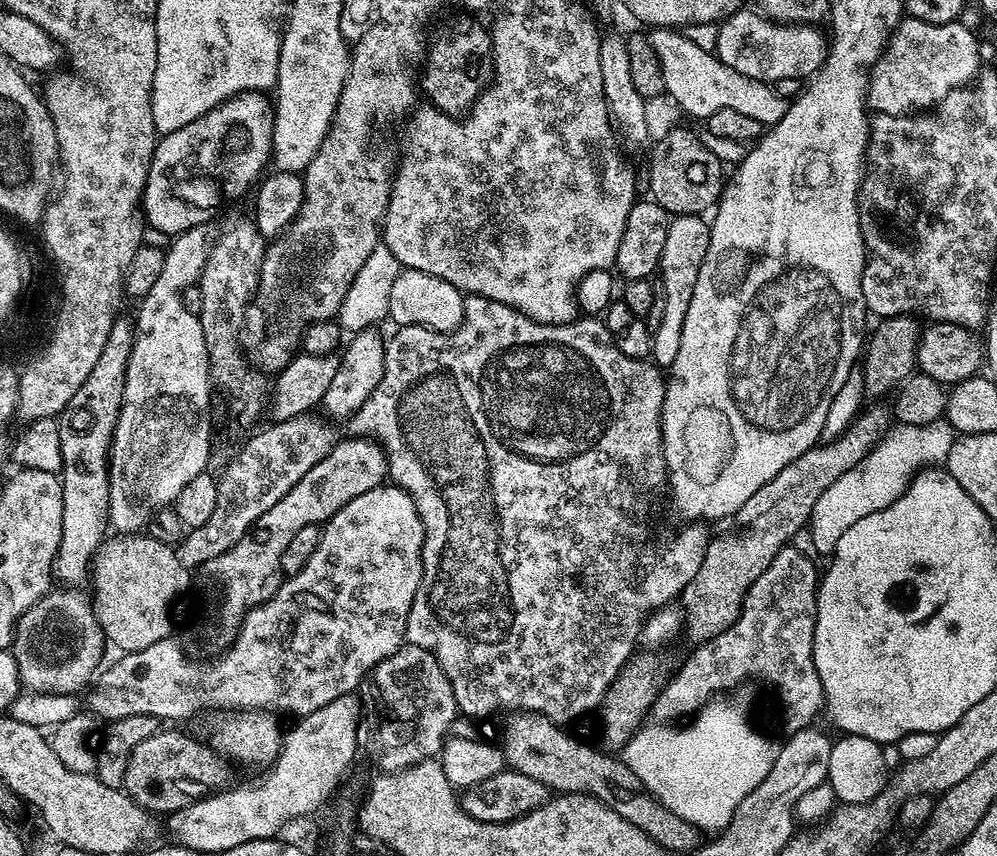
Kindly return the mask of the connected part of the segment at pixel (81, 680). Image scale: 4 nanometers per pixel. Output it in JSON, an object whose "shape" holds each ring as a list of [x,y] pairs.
{"shape":[[[60,586],[55,590],[49,590],[35,606],[28,608],[20,615],[10,651],[16,659],[20,683],[25,689],[33,692],[79,693],[80,688],[89,687],[88,679],[92,675],[92,679],[97,675],[101,667],[100,659],[104,656],[104,648],[106,649],[104,631],[100,628],[89,593],[87,596],[86,593],[80,591],[84,590],[76,586]]]}

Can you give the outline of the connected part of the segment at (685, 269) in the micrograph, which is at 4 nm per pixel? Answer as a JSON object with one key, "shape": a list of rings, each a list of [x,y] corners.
{"shape":[[[703,215],[672,216],[668,221],[666,246],[662,246],[662,258],[658,269],[658,287],[664,293],[662,322],[652,328],[651,363],[661,370],[672,367],[682,343],[682,322],[686,322],[686,310],[690,310],[690,298],[694,298],[694,285],[698,283],[698,270],[706,262],[706,250],[710,250],[712,225]]]}

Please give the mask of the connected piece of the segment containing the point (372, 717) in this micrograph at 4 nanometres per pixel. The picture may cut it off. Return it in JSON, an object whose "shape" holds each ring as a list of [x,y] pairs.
{"shape":[[[407,642],[374,665],[366,677],[362,700],[368,740],[385,773],[401,772],[423,760],[439,757],[458,717],[450,678],[446,678],[436,655]]]}

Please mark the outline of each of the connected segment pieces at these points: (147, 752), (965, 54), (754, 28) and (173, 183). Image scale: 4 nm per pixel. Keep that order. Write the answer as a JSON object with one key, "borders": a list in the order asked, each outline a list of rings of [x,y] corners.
{"borders":[[[[158,730],[153,736],[140,742],[130,756],[124,783],[125,791],[131,799],[142,806],[145,812],[171,814],[190,807],[196,800],[201,800],[217,790],[227,789],[230,784],[228,779],[232,776],[231,770],[228,769],[229,761],[216,752],[209,743],[200,740],[195,740],[184,732]]],[[[911,18],[901,19],[888,38],[888,47],[872,65],[868,77],[868,107],[873,113],[885,112],[891,116],[935,109],[946,94],[971,85],[981,68],[980,44],[964,22],[931,24]]],[[[741,10],[725,16],[717,27],[714,51],[726,66],[751,80],[796,78],[804,82],[815,76],[828,53],[828,40],[820,30],[811,24],[778,24],[759,11]]],[[[242,92],[214,106],[214,110],[196,118],[190,126],[163,133],[157,139],[144,187],[142,215],[147,227],[162,230],[165,237],[175,238],[181,232],[207,225],[207,220],[223,204],[238,199],[248,187],[251,189],[261,179],[263,168],[269,167],[272,158],[273,111],[273,101],[265,93]]]]}

